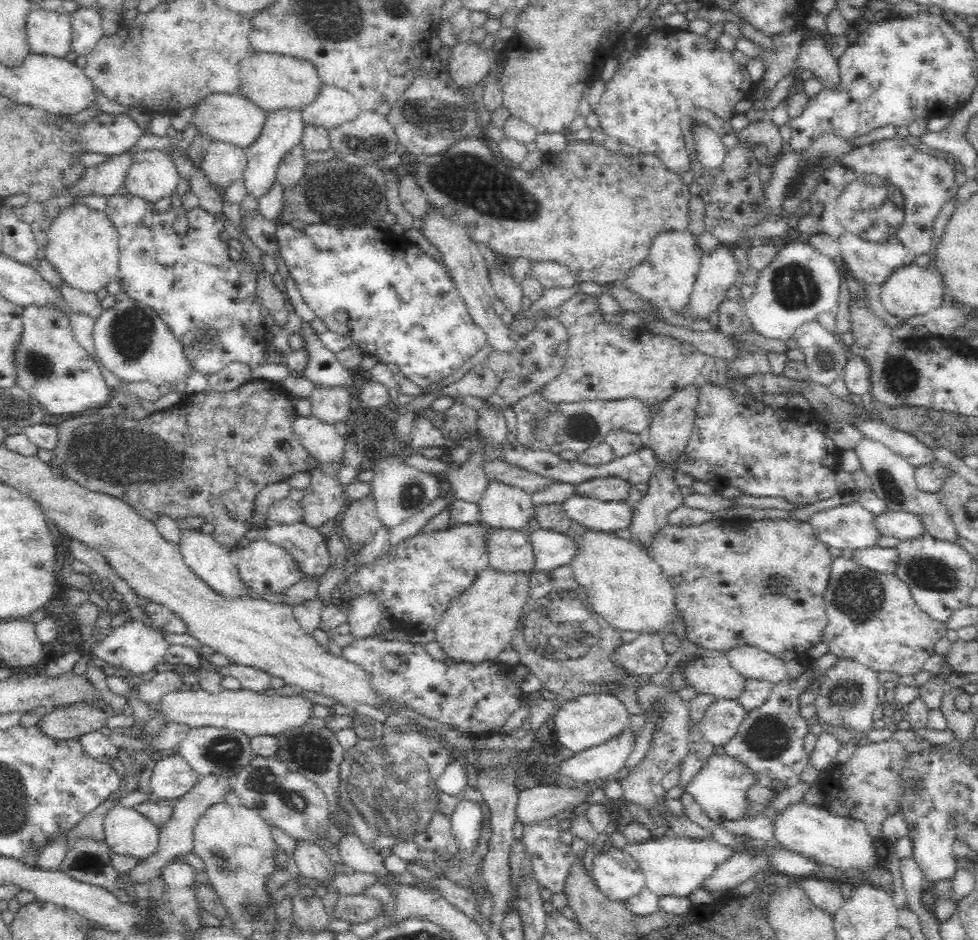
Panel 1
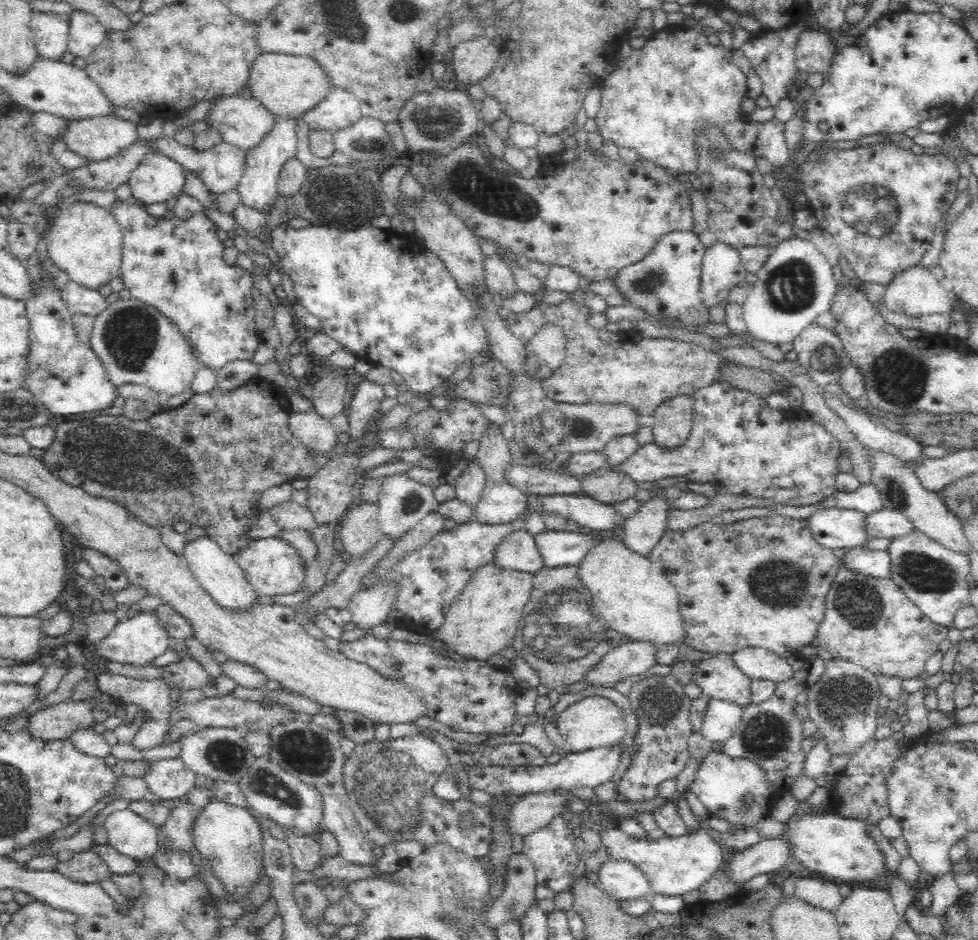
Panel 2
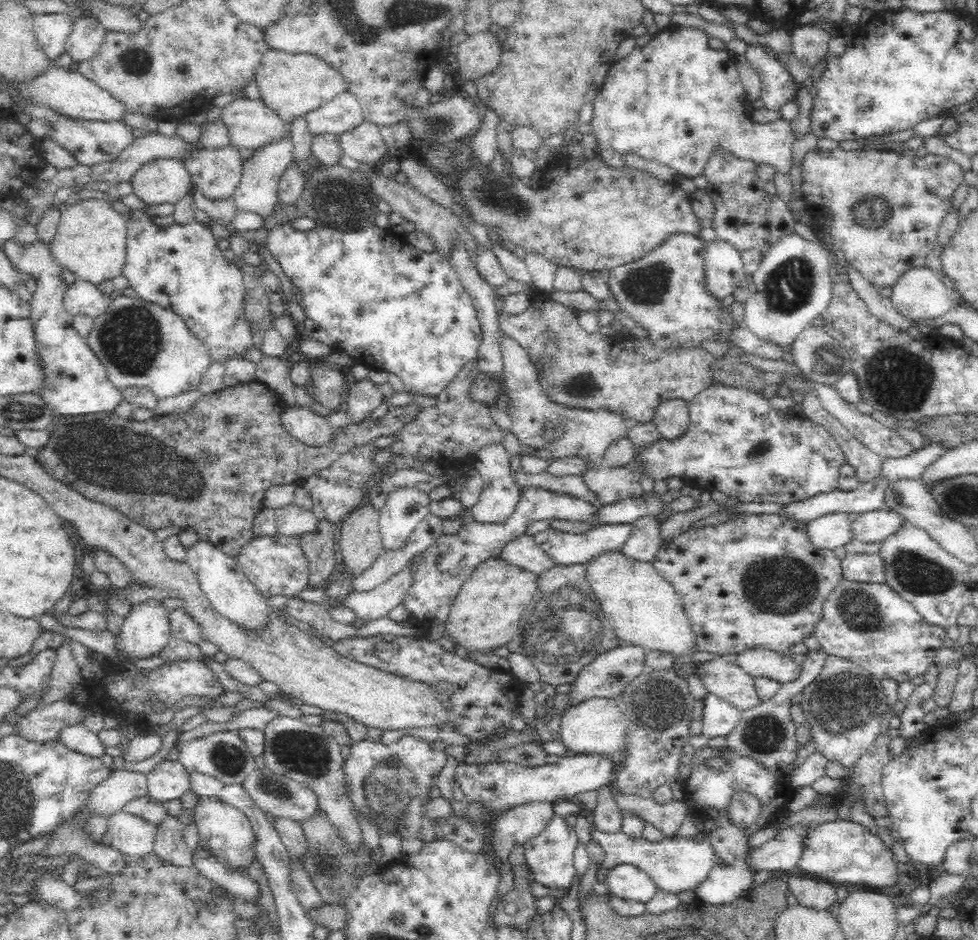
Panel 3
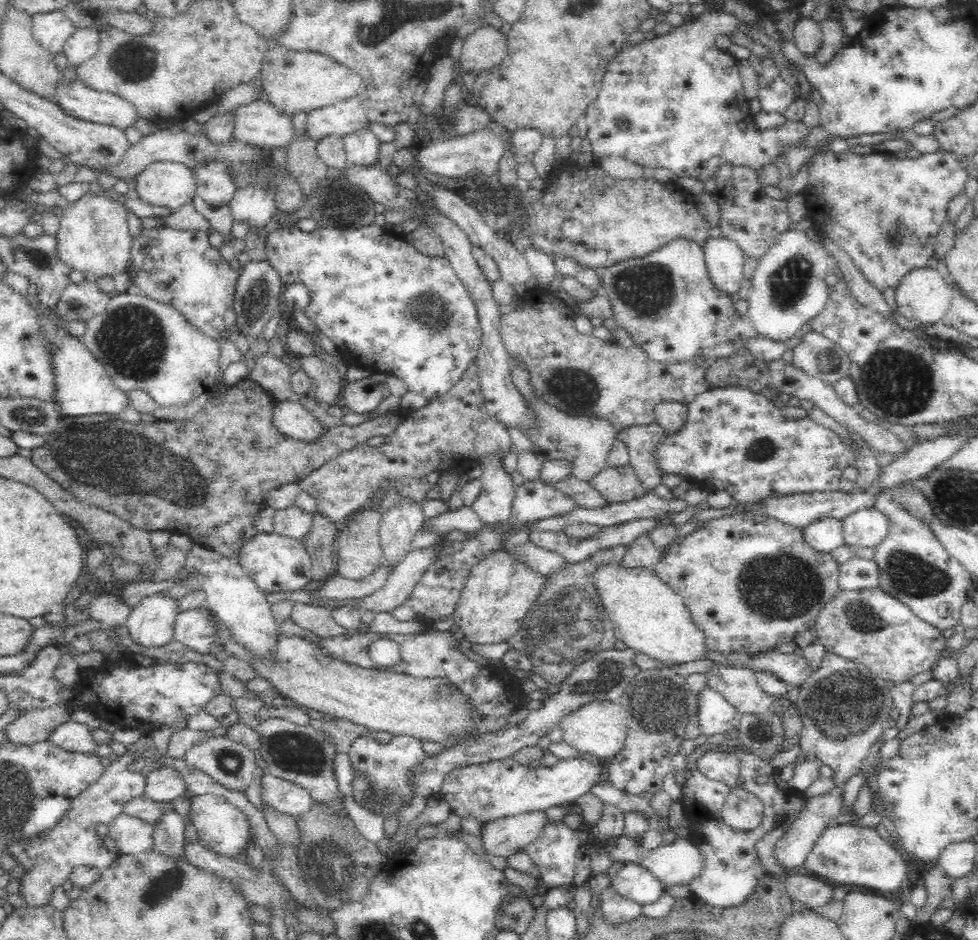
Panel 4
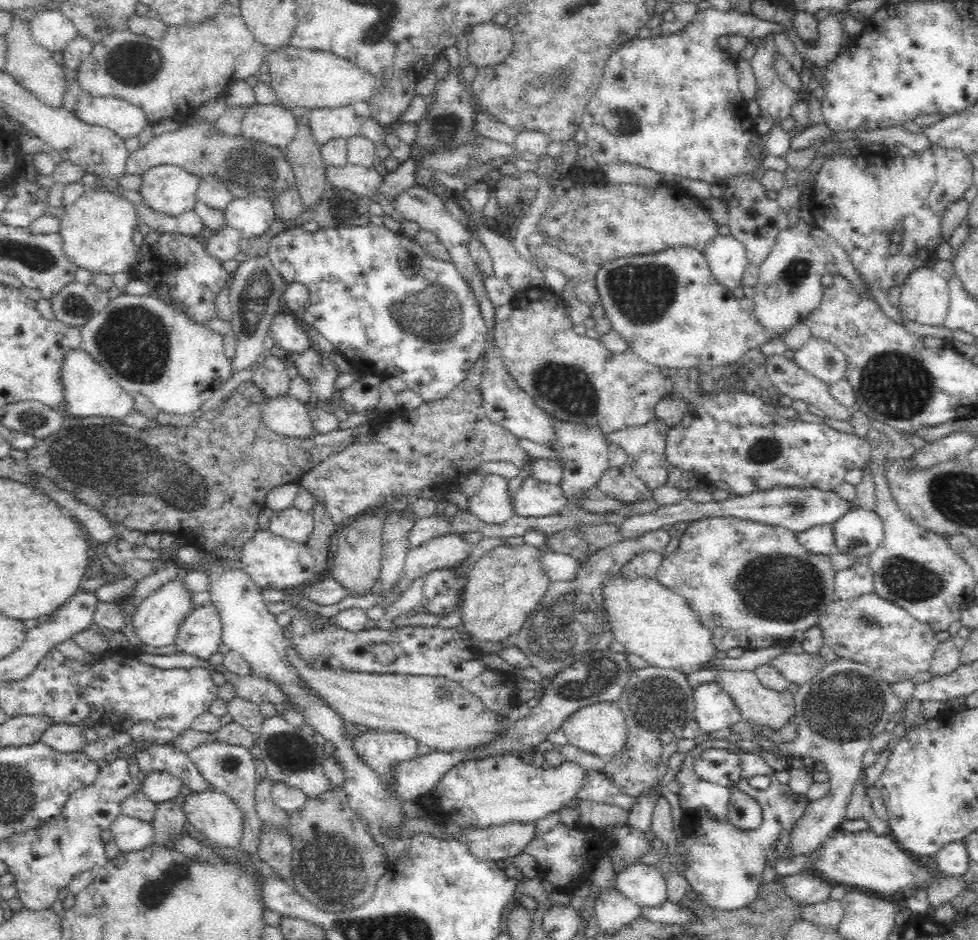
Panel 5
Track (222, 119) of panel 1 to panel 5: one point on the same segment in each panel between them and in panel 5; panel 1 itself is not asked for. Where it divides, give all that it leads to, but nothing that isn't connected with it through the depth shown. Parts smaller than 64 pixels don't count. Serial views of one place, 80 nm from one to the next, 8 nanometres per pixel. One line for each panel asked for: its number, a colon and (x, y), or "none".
2: (240, 120)
3: (250, 124)
4: (258, 124)
5: (271, 124)

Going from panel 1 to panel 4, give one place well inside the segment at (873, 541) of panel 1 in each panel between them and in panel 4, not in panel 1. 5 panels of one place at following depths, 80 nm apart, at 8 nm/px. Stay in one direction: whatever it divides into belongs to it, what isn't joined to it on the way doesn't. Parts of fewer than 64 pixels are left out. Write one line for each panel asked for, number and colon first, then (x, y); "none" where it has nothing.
2: (847, 528)
3: (831, 530)
4: (825, 535)

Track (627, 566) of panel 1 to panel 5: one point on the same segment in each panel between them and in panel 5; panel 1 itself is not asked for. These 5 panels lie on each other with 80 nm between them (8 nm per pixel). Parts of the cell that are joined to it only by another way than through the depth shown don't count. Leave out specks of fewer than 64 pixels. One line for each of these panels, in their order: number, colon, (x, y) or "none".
2: (628, 590)
3: (644, 609)
4: (647, 615)
5: (650, 620)

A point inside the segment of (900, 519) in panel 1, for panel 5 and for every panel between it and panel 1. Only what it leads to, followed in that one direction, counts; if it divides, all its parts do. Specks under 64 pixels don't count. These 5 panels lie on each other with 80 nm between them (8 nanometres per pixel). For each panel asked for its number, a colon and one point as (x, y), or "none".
2: (886, 523)
3: (876, 526)
4: (865, 528)
5: (860, 532)

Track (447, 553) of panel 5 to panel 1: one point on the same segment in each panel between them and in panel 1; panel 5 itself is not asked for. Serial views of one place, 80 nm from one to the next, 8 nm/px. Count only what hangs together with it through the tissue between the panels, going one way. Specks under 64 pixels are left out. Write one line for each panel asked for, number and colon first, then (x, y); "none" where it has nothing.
1: (364, 614)
2: (369, 607)
3: (368, 605)
4: (396, 590)

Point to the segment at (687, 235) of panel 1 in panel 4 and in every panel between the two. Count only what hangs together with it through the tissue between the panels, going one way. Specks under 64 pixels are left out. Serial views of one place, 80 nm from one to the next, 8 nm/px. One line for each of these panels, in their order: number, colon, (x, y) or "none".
2: (665, 285)
3: (665, 291)
4: (666, 300)

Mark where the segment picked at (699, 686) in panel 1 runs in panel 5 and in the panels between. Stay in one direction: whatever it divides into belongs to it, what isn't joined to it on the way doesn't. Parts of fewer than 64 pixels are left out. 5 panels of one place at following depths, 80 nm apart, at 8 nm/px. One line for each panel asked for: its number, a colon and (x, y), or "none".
2: (717, 677)
3: (725, 679)
4: (738, 686)
5: (772, 709)

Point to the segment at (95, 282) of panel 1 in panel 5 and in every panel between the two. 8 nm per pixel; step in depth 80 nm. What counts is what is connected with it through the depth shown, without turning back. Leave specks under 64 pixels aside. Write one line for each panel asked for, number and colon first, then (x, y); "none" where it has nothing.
2: (85, 241)
3: (90, 241)
4: (93, 237)
5: (97, 229)

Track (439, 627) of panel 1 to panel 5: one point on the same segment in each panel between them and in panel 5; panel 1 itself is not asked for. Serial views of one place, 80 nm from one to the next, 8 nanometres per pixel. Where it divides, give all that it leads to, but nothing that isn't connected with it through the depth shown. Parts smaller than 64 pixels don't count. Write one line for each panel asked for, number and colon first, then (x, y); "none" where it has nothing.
2: (485, 617)
3: (484, 616)
4: (500, 590)
5: (505, 584)

